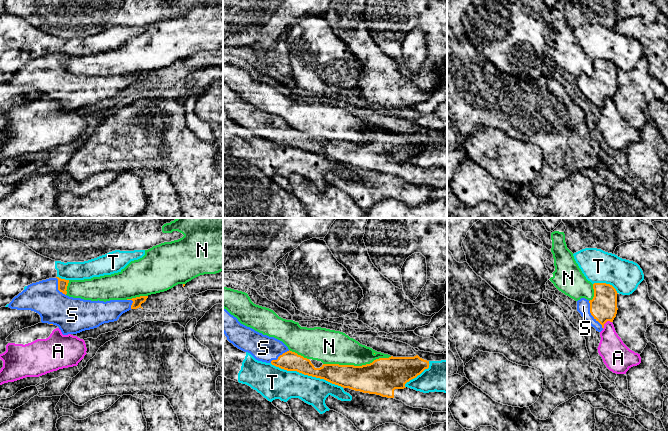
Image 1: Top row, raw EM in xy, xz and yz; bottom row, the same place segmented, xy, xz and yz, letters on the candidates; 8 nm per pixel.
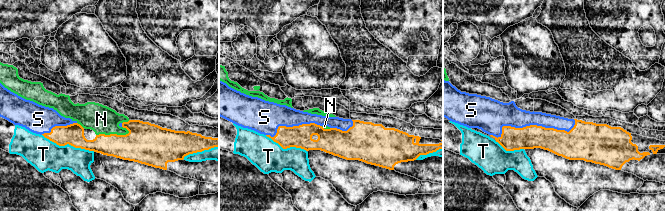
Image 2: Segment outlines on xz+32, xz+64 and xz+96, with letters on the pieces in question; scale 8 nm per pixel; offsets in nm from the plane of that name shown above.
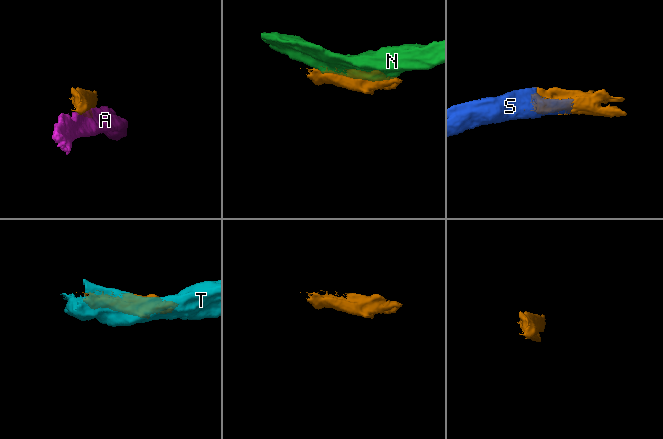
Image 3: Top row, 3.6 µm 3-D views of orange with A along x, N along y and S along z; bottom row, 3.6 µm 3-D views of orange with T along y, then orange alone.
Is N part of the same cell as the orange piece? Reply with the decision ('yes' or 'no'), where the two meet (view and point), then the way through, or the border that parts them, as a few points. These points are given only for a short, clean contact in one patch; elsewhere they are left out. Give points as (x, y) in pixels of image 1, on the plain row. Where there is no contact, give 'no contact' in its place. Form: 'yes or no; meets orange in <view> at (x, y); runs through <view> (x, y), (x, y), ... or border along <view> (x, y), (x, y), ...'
no; meets orange in xz at (357, 142)

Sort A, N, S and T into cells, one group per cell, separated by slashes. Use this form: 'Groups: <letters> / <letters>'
Groups: A / N / S / T

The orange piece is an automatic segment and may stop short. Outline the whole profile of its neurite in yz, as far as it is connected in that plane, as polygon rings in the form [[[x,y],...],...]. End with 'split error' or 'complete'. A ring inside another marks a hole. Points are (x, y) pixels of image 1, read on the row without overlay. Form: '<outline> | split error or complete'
[[[594,59],[592,76],[581,74],[577,77],[577,87],[596,107],[601,108],[607,97],[613,98],[617,90],[617,67],[606,59]]] | split error

